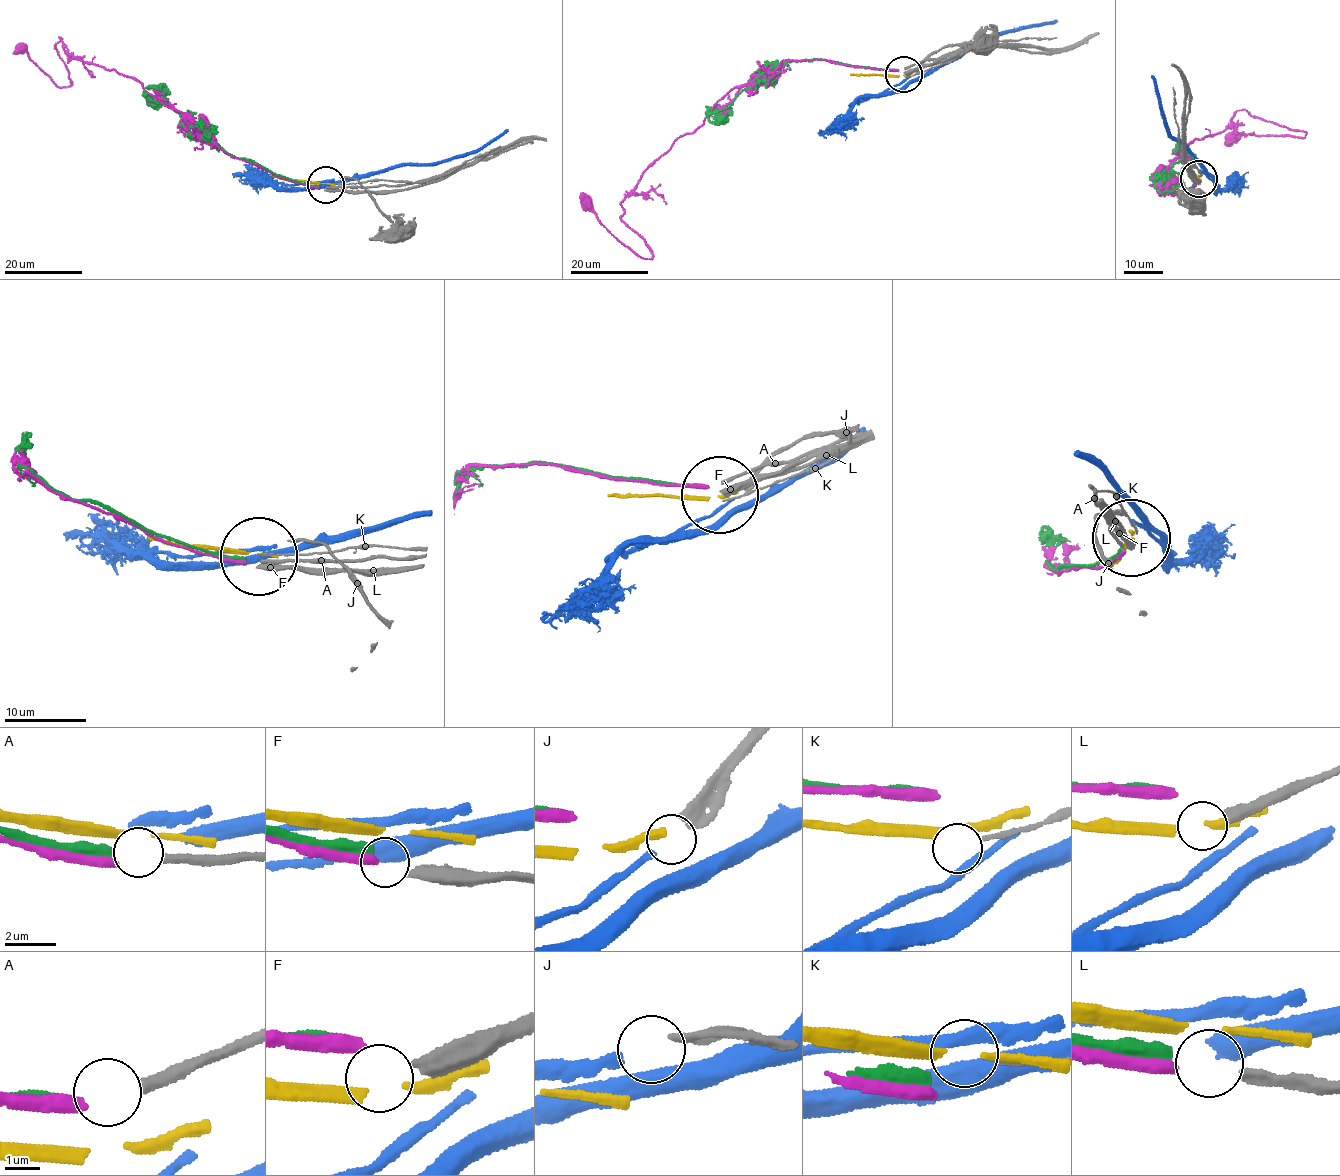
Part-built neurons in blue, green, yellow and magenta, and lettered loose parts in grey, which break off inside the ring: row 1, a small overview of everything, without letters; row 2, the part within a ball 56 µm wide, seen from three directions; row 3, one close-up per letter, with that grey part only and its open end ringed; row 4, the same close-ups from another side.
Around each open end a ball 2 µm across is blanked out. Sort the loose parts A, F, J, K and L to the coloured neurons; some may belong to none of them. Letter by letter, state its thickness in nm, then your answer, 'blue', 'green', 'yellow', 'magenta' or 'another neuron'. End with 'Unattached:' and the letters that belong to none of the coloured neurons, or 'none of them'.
A: 360 nm | another neuron
F: 400 nm | another neuron
J: 340 nm | blue
K: 170 nm | another neuron
L: 320 nm | another neuron
Unattached: A, F, K, L

